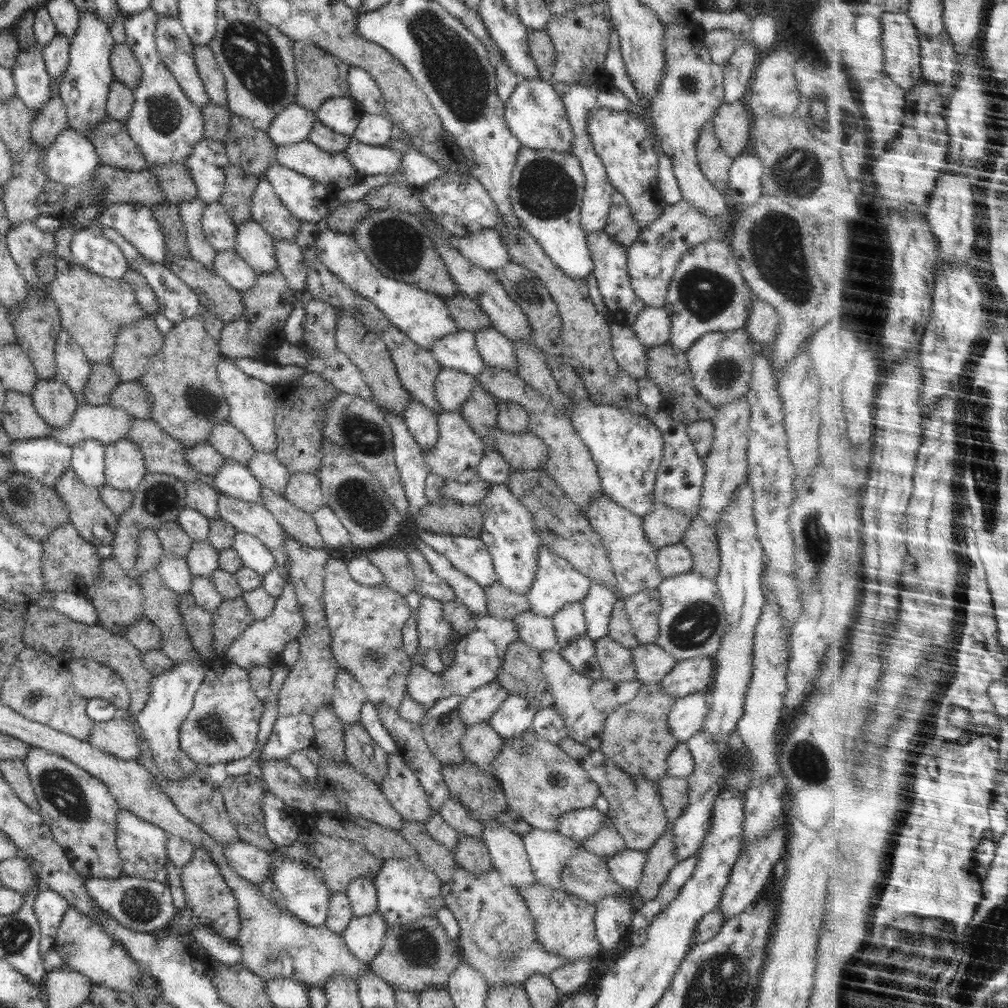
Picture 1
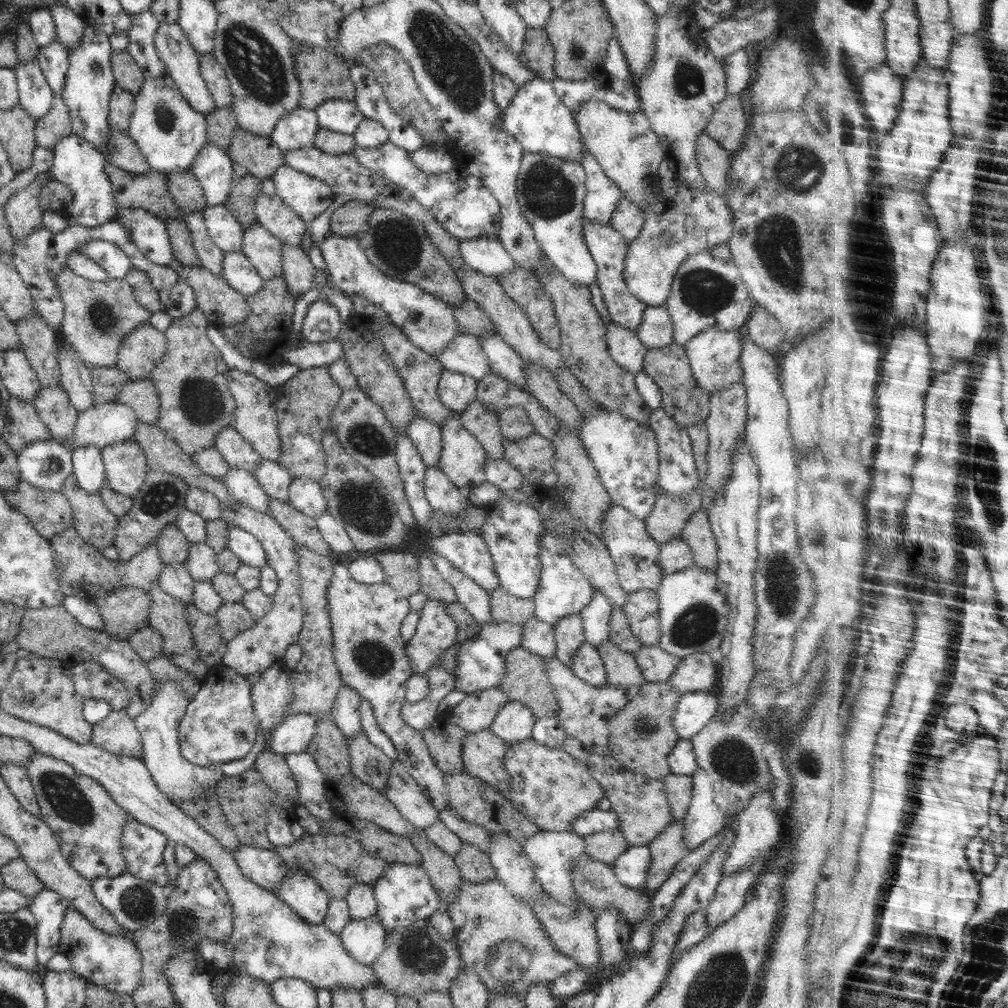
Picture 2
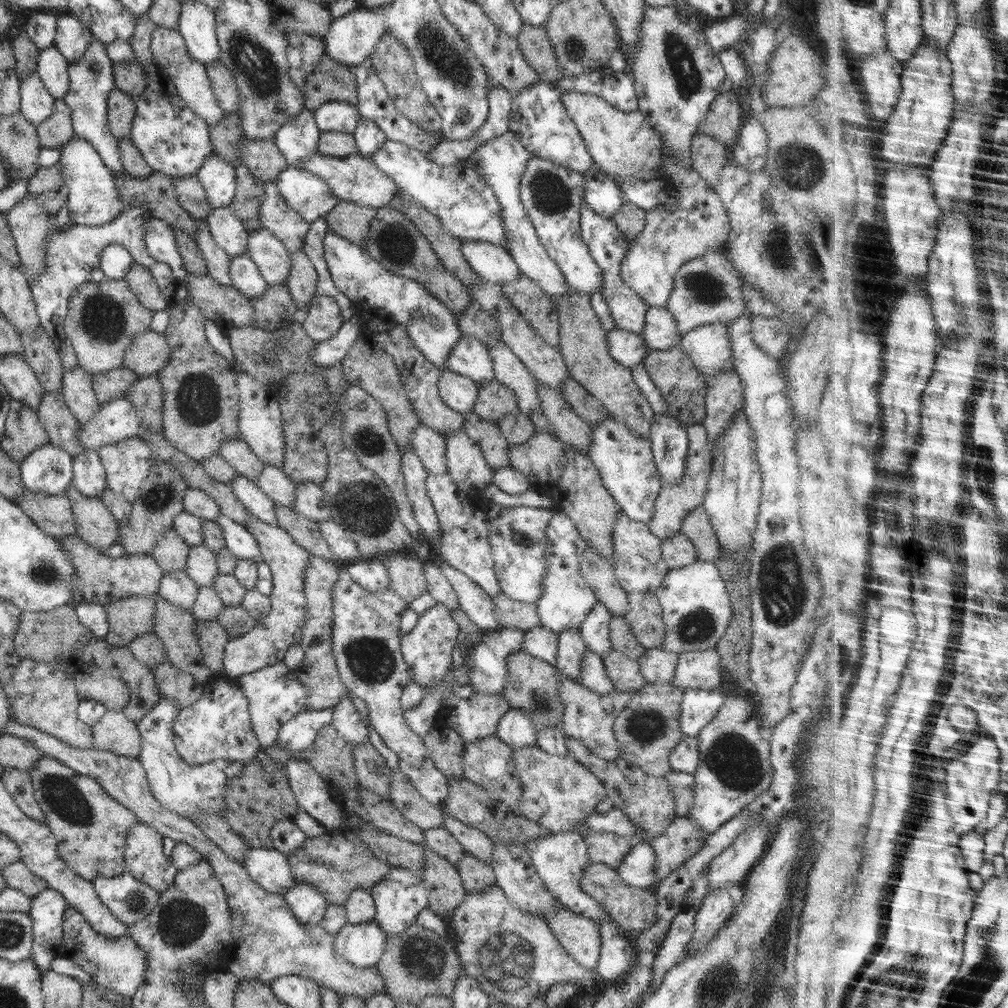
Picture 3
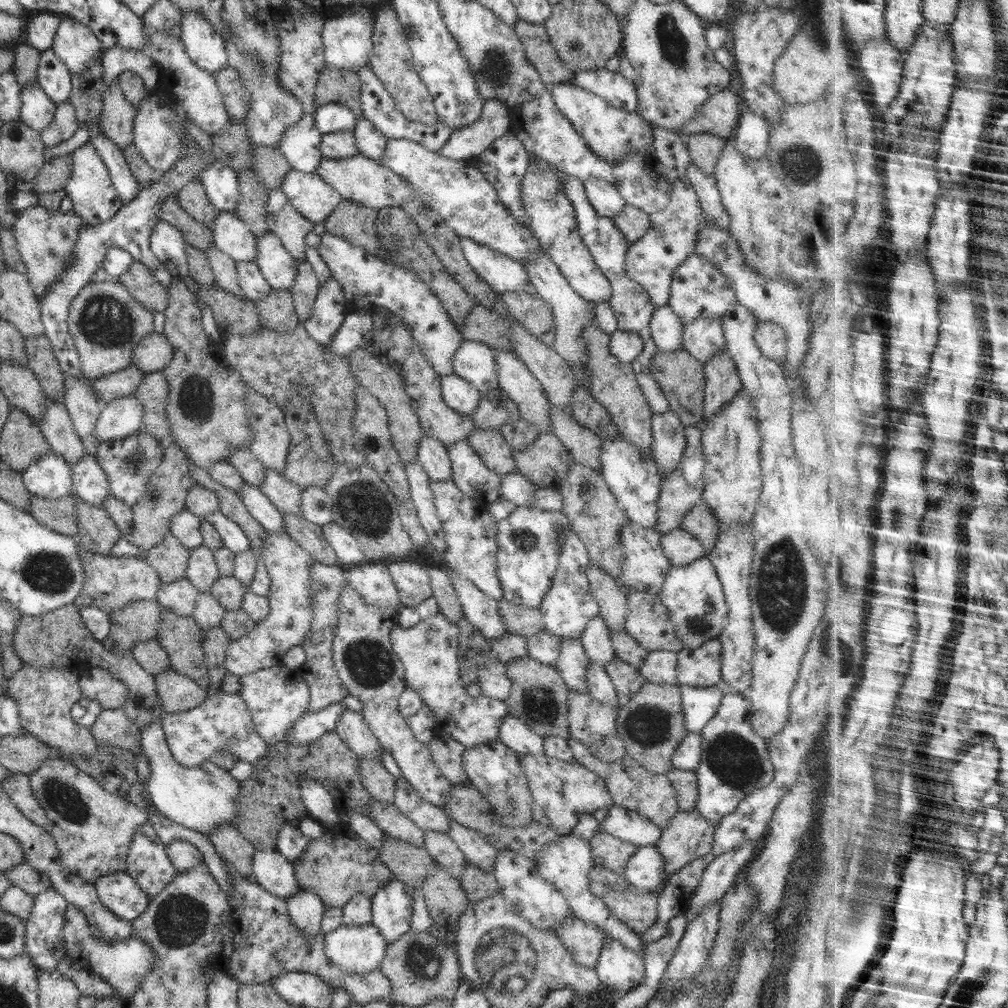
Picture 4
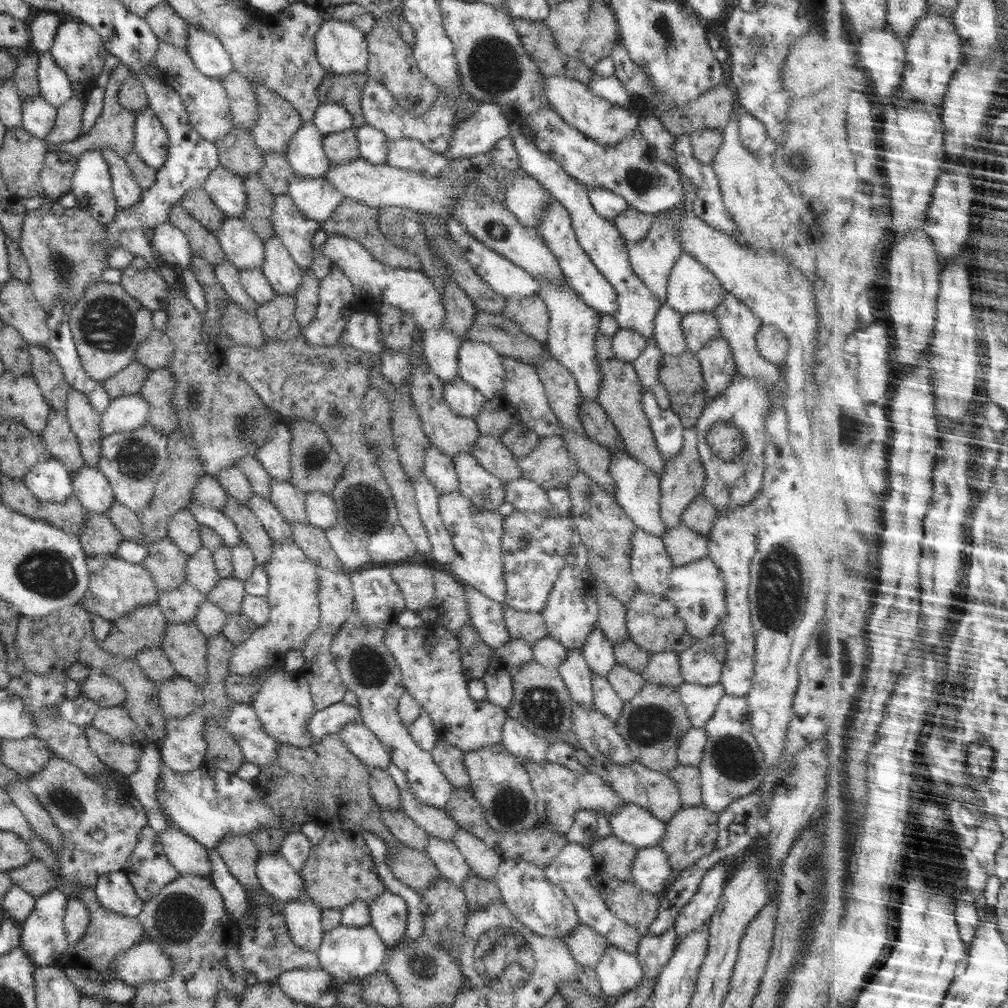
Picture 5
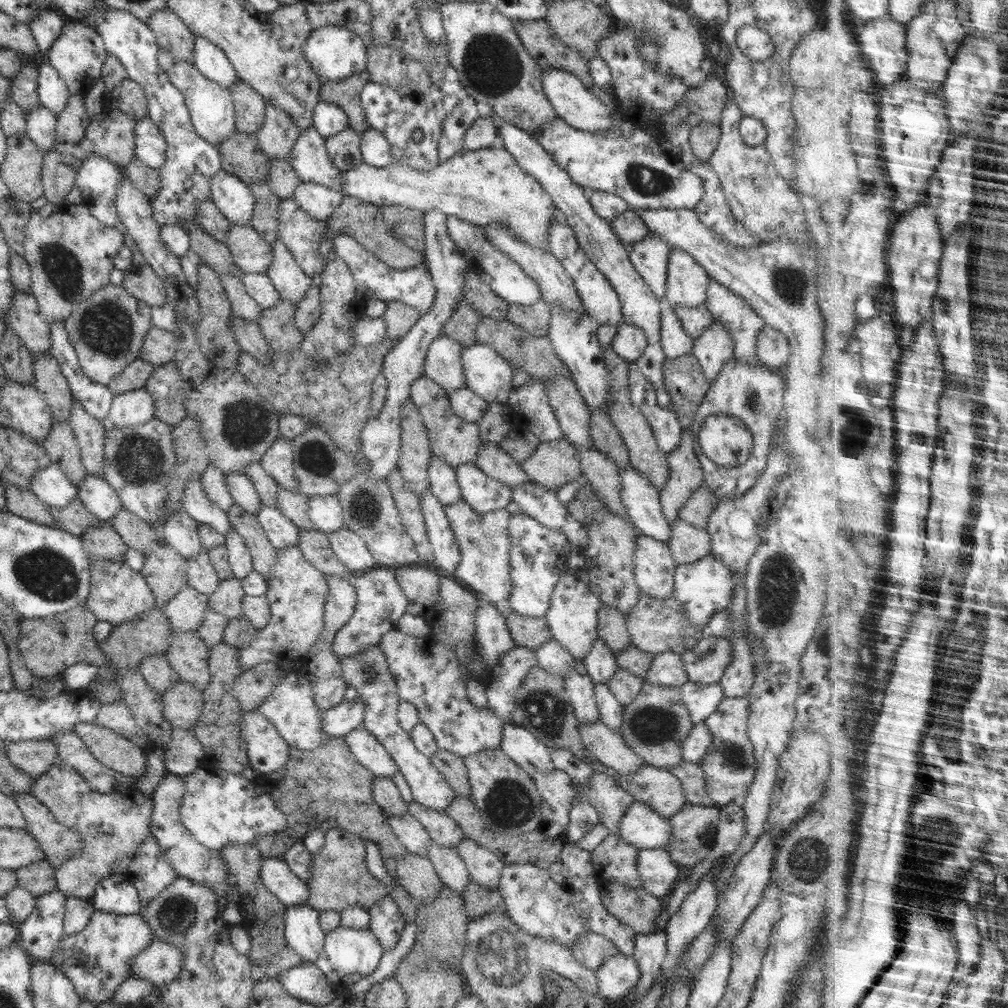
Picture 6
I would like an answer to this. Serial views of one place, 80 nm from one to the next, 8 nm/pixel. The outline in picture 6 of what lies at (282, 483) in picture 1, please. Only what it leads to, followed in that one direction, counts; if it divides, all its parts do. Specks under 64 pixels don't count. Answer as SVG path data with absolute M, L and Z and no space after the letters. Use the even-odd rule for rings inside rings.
M276 486L277 490L277 508L282 514L291 520L297 527L312 530L315 524L309 517L309 497L298 491L292 492L280 486Z

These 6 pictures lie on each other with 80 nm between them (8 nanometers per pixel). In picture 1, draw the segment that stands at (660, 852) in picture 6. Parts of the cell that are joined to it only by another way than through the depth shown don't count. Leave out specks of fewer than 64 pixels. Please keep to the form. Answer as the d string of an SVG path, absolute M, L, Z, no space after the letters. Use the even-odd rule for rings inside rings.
M628 848L606 859L608 870L614 880L631 893L639 885L646 861L645 851L635 851Z

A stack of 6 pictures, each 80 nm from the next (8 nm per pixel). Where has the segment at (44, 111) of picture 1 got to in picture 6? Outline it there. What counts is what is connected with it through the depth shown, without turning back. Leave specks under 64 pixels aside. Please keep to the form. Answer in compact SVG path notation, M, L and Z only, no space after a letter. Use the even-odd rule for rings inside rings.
M71 95L68 104L57 116L56 142L70 142L70 144L80 142L84 138L89 121L84 107L84 96Z

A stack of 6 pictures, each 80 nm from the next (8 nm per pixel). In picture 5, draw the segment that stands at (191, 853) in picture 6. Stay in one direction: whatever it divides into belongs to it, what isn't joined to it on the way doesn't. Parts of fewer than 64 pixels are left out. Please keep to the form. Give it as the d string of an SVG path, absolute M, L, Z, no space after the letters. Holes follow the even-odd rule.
M174 822L164 834L157 834L168 857L170 864L180 875L195 874L202 878L209 878L212 872L212 863L207 850L196 842L190 835L186 835Z

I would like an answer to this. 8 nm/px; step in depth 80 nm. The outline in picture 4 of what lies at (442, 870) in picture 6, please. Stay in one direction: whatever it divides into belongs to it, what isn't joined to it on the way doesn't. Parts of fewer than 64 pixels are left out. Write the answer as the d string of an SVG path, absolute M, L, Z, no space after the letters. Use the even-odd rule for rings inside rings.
M425 832L425 845L428 854L437 862L446 873L459 879L466 863L463 852L458 845L448 836L448 833Z

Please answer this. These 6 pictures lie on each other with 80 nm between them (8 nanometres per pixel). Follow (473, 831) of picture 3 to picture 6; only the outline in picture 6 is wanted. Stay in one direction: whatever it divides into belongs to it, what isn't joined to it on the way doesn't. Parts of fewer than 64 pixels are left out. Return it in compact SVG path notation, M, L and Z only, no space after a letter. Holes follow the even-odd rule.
M463 835L456 849L466 868L471 882L476 882L485 888L499 890L499 882L505 863L489 848L480 846L474 839Z

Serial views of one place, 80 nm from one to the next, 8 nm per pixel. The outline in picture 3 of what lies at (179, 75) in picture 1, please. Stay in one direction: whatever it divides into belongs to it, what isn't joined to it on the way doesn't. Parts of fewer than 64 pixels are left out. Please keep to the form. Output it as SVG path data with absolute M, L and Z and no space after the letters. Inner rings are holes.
M157 26L152 33L150 48L156 64L161 66L160 70L163 67L170 83L176 87L180 98L196 113L196 116L205 120L209 127L220 122L224 112L220 108L218 99L214 96L205 65L189 55L183 36L178 32L178 29Z

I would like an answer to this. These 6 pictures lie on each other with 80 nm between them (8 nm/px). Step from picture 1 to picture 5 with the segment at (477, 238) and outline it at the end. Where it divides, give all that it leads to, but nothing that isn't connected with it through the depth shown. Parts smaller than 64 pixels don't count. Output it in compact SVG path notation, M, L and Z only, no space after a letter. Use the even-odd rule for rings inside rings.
M446 218L446 226L450 237L456 241L458 247L464 252L470 267L494 292L501 294L505 299L526 298L539 292L538 281L532 278L528 272L525 272L520 266L516 266L516 264L504 258L500 253L492 251L492 248L488 248L482 242L478 242L472 234L468 234L468 230L464 230L464 226L460 226L458 222L454 222L454 219L450 218Z

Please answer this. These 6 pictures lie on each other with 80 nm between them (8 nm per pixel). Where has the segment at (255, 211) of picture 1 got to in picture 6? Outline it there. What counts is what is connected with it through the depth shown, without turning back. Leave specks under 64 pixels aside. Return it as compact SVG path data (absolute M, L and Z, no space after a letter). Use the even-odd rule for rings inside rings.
M282 199L278 205L278 236L279 240L286 246L292 254L298 267L308 277L314 278L321 276L324 272L326 261L320 256L320 244L323 242L324 235L328 231L326 221L312 219L304 213L296 204L294 199Z

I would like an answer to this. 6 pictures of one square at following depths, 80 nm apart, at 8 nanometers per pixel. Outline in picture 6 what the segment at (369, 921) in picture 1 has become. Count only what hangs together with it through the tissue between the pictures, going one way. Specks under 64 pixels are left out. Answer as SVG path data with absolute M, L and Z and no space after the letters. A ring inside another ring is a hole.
M340 926L325 934L321 955L314 964L330 982L335 980L350 986L376 971L384 953L385 950L380 941L369 928L356 929Z

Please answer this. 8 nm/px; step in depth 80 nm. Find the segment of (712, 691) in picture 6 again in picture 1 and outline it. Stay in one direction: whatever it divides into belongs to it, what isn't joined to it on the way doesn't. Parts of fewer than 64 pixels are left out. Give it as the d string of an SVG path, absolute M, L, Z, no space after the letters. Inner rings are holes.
M705 692L676 698L666 724L678 742L686 743L702 729L702 723L708 715L707 700Z

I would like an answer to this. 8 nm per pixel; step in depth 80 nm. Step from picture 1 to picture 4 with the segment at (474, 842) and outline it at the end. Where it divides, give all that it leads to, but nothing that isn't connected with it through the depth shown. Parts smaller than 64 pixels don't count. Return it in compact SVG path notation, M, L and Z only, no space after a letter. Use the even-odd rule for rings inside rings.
M470 862L465 863L459 878L469 902L476 902L499 894L499 884L492 872L484 872Z

